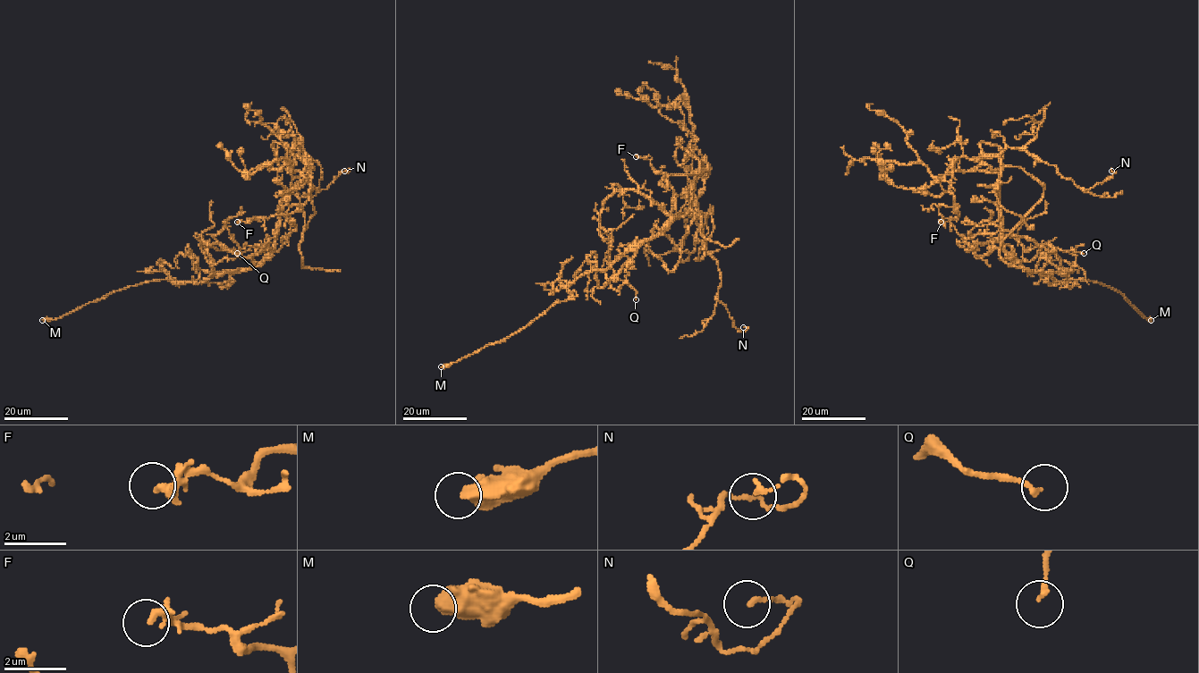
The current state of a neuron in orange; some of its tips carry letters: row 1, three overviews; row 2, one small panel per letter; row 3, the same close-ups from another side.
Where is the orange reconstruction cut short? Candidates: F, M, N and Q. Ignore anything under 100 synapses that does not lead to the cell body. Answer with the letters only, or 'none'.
none

